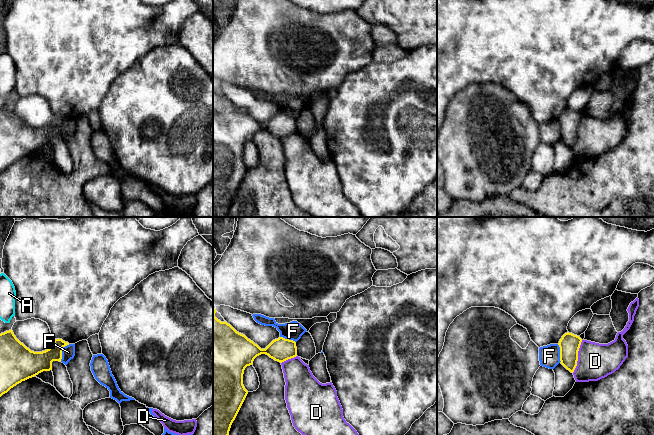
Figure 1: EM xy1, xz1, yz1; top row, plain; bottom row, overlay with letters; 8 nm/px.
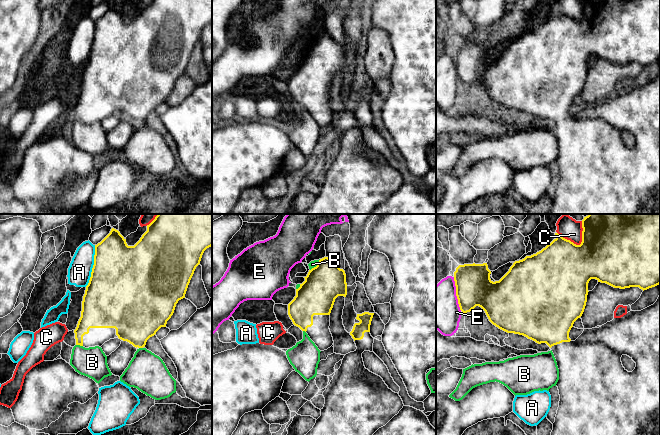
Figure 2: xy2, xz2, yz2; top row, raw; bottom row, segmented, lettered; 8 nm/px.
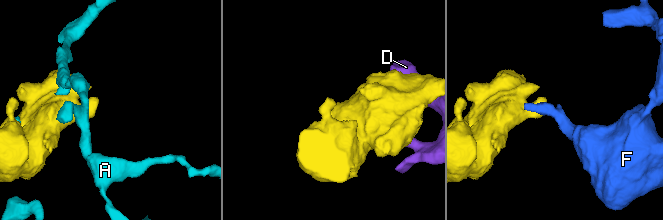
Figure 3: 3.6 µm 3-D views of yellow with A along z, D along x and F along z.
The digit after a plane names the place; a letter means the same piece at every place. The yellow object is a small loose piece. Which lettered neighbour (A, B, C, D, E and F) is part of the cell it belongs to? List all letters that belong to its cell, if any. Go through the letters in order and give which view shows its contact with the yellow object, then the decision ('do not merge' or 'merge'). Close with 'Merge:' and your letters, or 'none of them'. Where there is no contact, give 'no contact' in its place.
A: xy2 | do not merge
B: xz2 | do not merge
C: yz2 | do not merge
D: yz1 | do not merge
E: yz2 | do not merge
F: xy1 | do not merge
Merge: none of them

